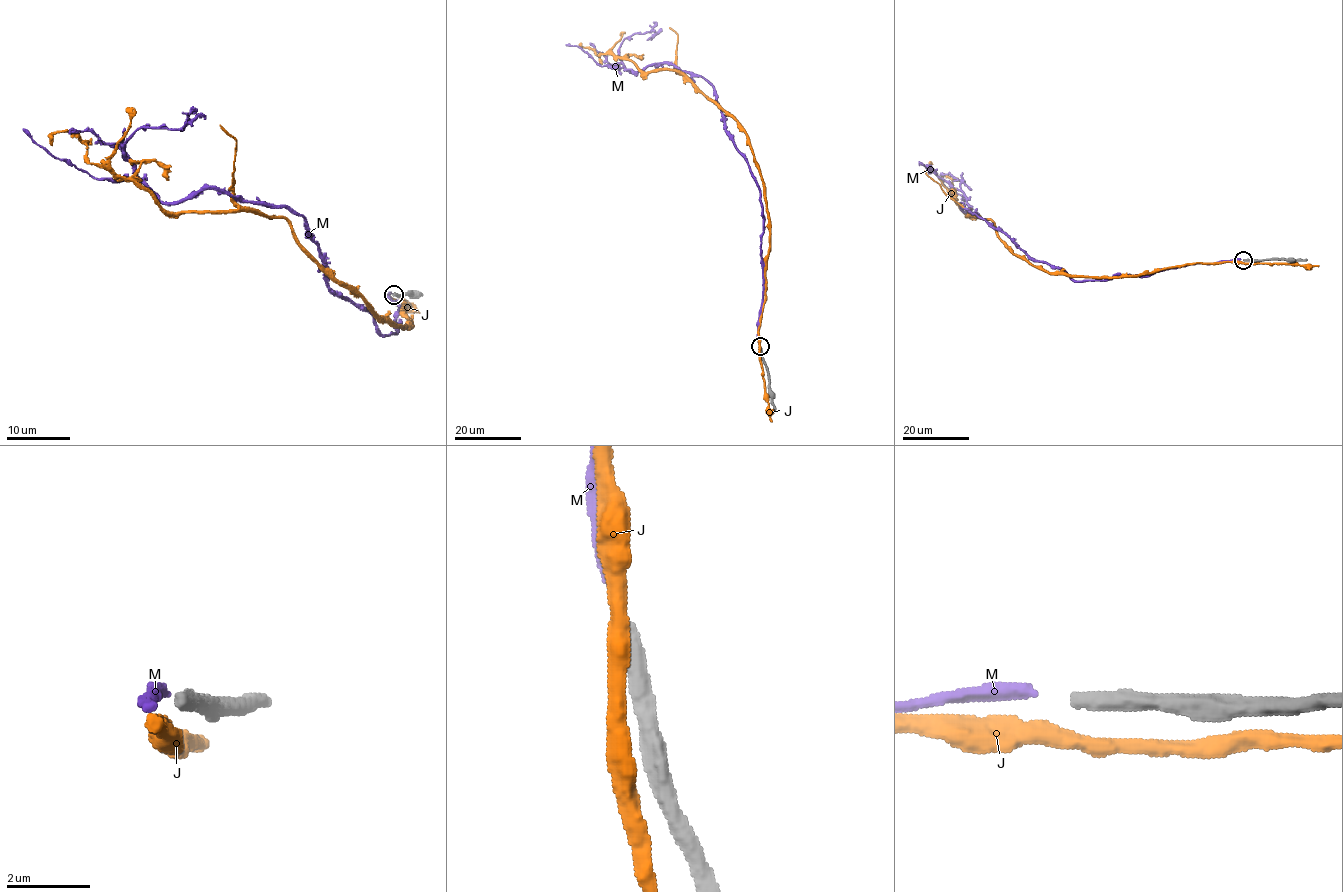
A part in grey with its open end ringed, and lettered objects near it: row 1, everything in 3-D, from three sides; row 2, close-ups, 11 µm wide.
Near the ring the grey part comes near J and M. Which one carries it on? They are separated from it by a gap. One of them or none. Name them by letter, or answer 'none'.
none

